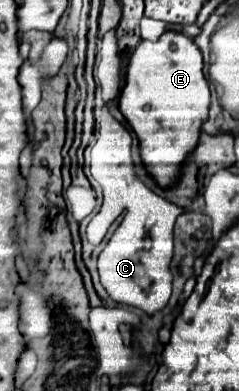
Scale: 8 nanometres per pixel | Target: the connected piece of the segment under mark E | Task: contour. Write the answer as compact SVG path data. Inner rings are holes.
M165 31L157 41L143 39L139 47L135 47L127 63L125 83L119 95L119 111L123 113L123 117L139 137L141 157L147 171L155 177L155 181L161 187L173 185L179 175L181 163L197 145L201 123L207 119L207 111L209 111L209 85L203 75L203 57L199 47L193 43L193 39L177 31Z

